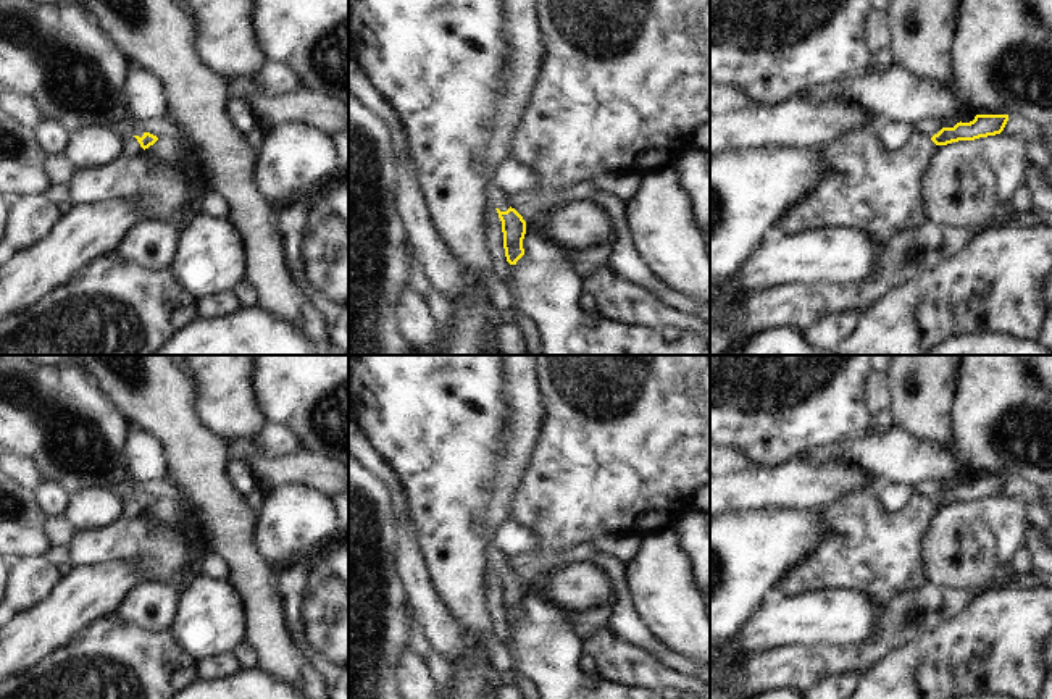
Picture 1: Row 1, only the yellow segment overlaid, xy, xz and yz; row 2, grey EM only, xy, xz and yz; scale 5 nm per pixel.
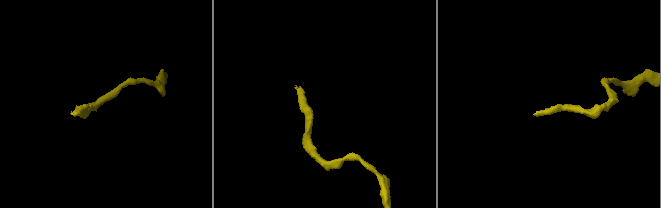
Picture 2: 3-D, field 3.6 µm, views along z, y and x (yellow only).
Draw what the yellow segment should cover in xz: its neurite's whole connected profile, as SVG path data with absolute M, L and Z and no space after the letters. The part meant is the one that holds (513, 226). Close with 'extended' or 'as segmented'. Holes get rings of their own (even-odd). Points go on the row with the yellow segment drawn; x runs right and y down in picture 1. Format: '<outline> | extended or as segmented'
M507 0L510 47L505 55L505 87L499 94L489 126L491 150L482 170L491 208L502 221L503 249L510 265L524 255L526 221L511 207L511 195L495 182L497 166L516 160L515 142L531 105L547 58L547 42L539 19L539 0Z | extended

